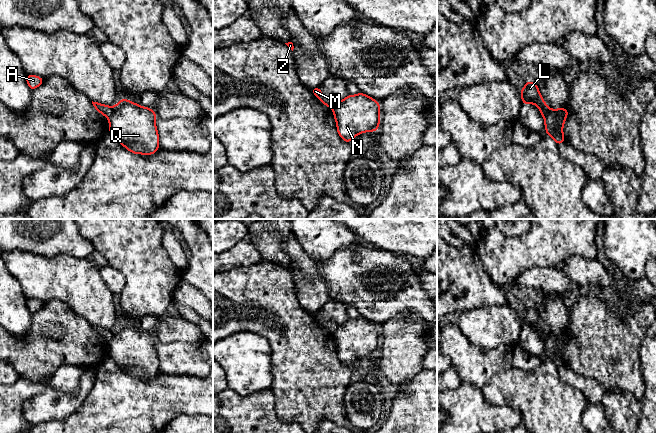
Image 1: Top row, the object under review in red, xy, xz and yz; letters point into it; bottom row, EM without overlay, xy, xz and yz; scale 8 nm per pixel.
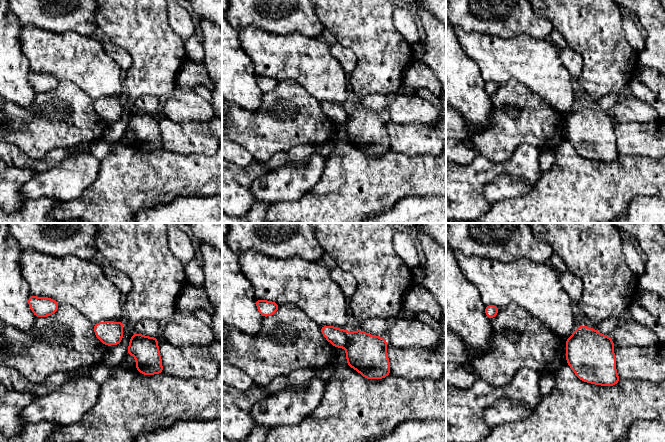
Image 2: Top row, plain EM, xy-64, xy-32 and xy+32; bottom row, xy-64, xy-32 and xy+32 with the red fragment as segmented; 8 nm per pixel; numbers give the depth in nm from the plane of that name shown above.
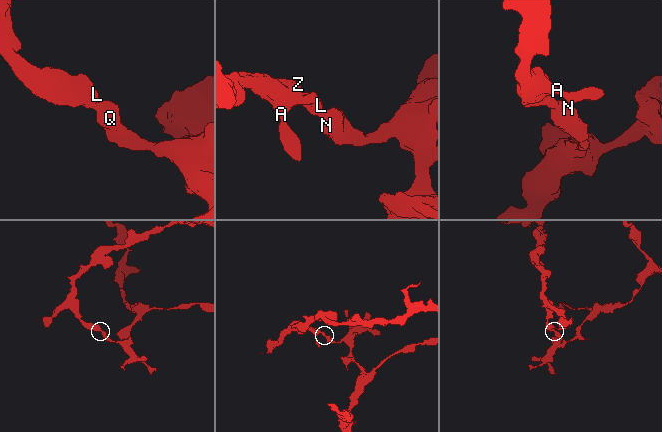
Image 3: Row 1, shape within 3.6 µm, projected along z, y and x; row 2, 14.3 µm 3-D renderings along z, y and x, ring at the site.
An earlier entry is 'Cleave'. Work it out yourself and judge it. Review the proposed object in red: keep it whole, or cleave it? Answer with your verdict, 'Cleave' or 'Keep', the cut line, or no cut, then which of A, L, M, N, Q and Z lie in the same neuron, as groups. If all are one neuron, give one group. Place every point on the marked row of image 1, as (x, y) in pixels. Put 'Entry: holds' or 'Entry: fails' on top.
Entry: holds
Cleave. Split along xy (114, 107), (108, 118). Groups: A L M Z / N Q

